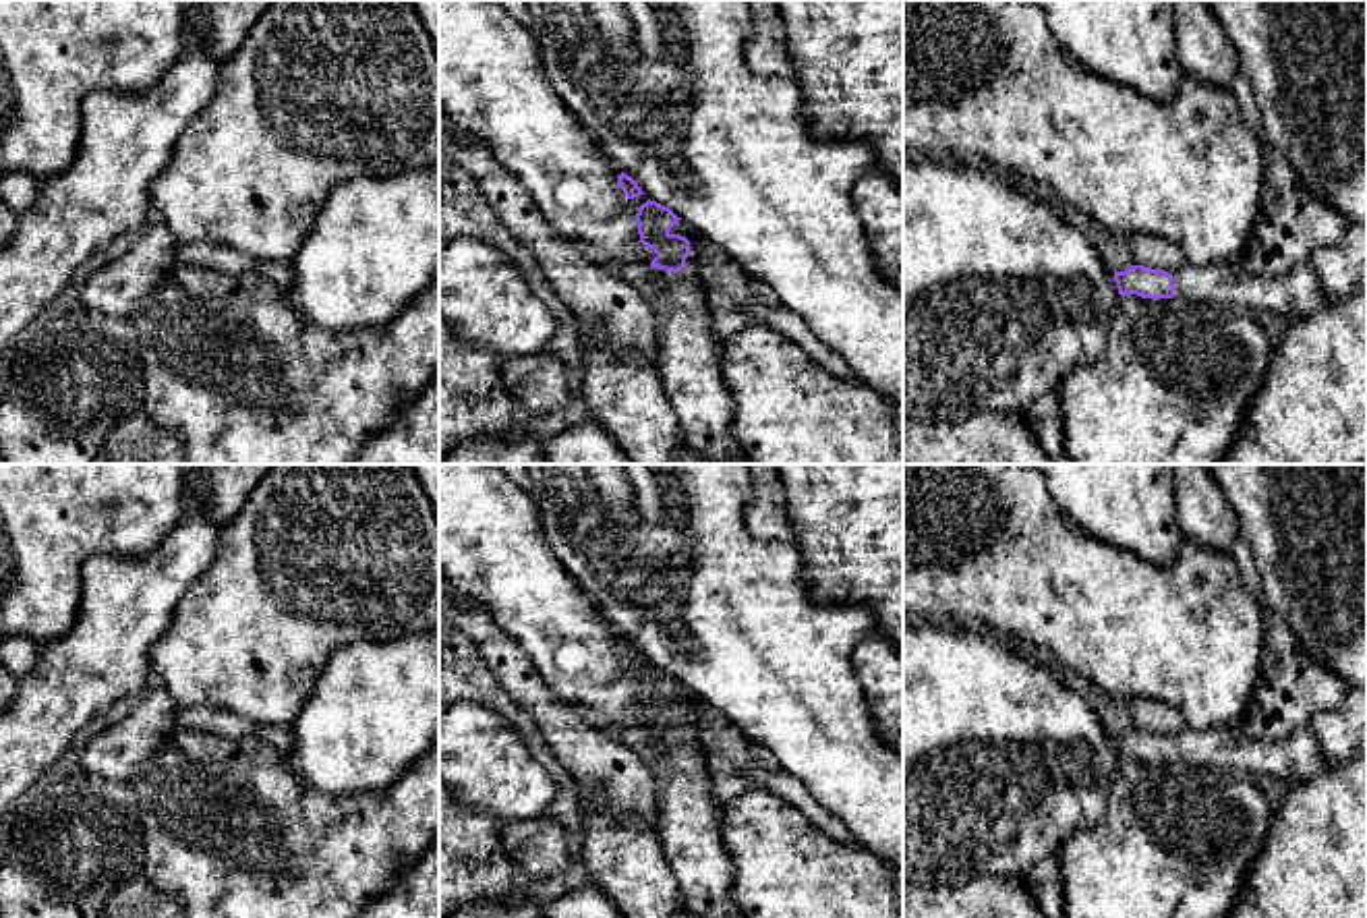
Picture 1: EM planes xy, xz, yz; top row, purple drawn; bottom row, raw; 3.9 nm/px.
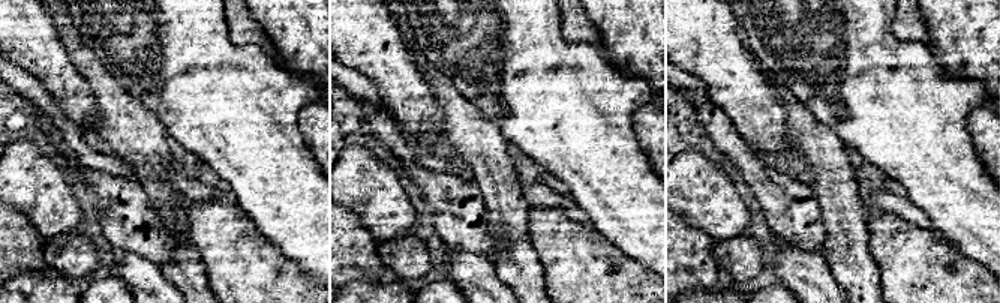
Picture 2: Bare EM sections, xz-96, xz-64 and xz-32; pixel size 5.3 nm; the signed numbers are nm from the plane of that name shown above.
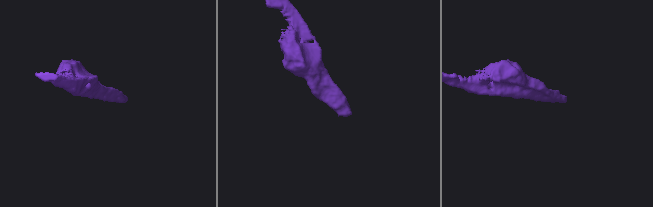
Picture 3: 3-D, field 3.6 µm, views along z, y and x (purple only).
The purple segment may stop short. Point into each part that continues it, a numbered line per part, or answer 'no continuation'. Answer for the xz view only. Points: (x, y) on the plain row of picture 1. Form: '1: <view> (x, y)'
1: xz (688, 819)

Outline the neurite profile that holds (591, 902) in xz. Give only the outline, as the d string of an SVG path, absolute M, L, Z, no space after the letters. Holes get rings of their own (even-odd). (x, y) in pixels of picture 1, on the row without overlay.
M597 885L570 891L545 906L543 918L623 918L615 901Z

